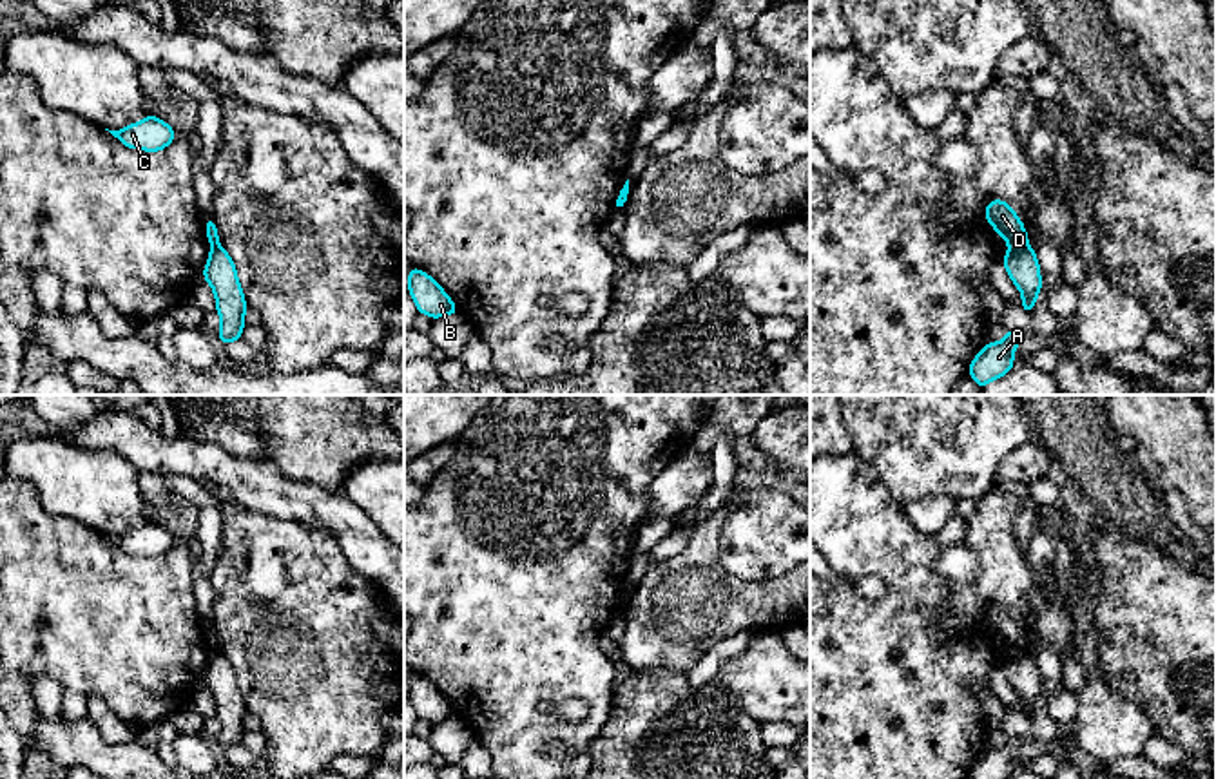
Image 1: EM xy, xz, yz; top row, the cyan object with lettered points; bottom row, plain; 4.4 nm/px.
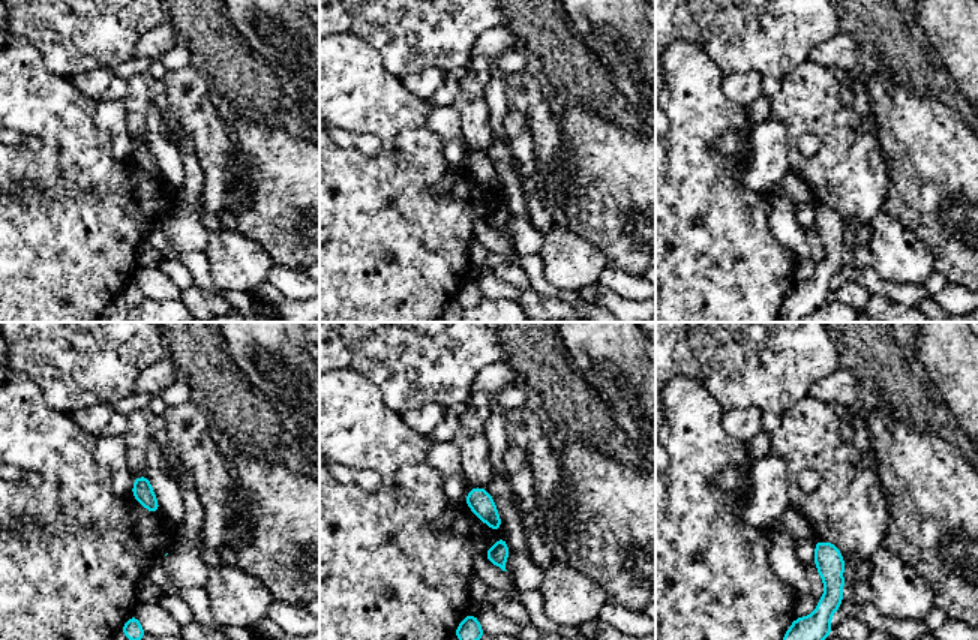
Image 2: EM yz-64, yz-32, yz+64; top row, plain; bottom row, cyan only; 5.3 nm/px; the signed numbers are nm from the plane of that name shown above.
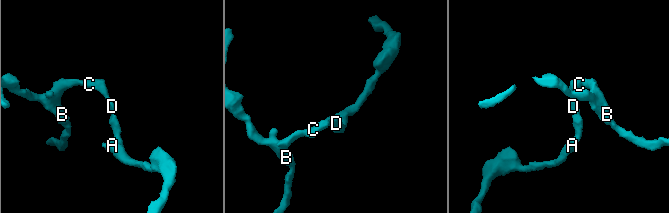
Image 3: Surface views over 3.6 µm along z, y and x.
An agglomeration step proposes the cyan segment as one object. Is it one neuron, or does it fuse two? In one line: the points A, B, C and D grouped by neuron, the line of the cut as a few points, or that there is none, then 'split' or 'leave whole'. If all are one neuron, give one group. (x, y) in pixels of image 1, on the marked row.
groups A / B C D; cut yz (1010, 243), (1026, 245); split

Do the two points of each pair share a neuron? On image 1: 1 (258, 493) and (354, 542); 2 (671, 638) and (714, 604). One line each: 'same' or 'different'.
1: same
2: same

